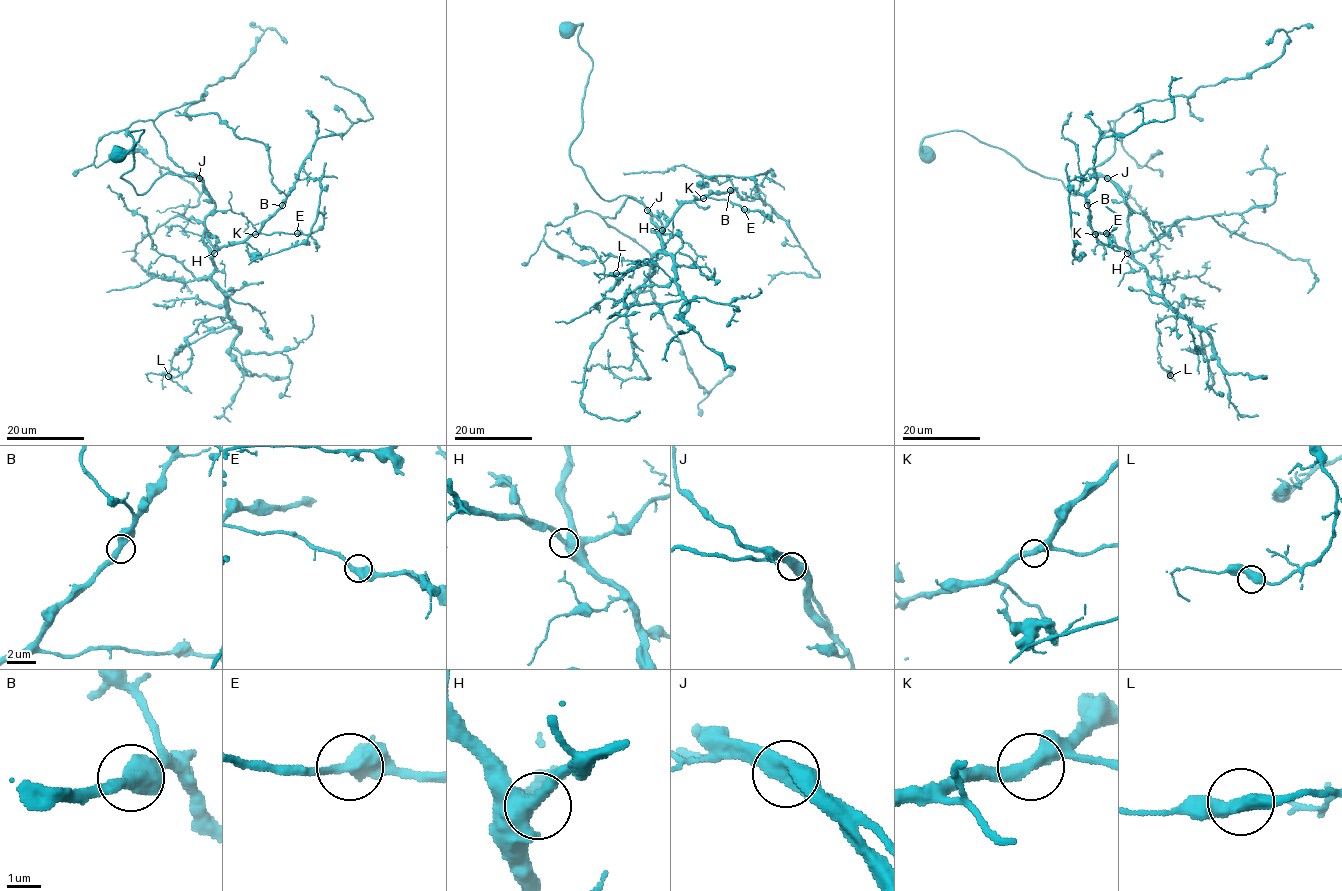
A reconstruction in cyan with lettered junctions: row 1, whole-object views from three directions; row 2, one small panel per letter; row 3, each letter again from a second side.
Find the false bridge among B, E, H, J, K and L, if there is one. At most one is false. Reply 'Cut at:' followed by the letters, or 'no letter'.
Cut at: no letter

